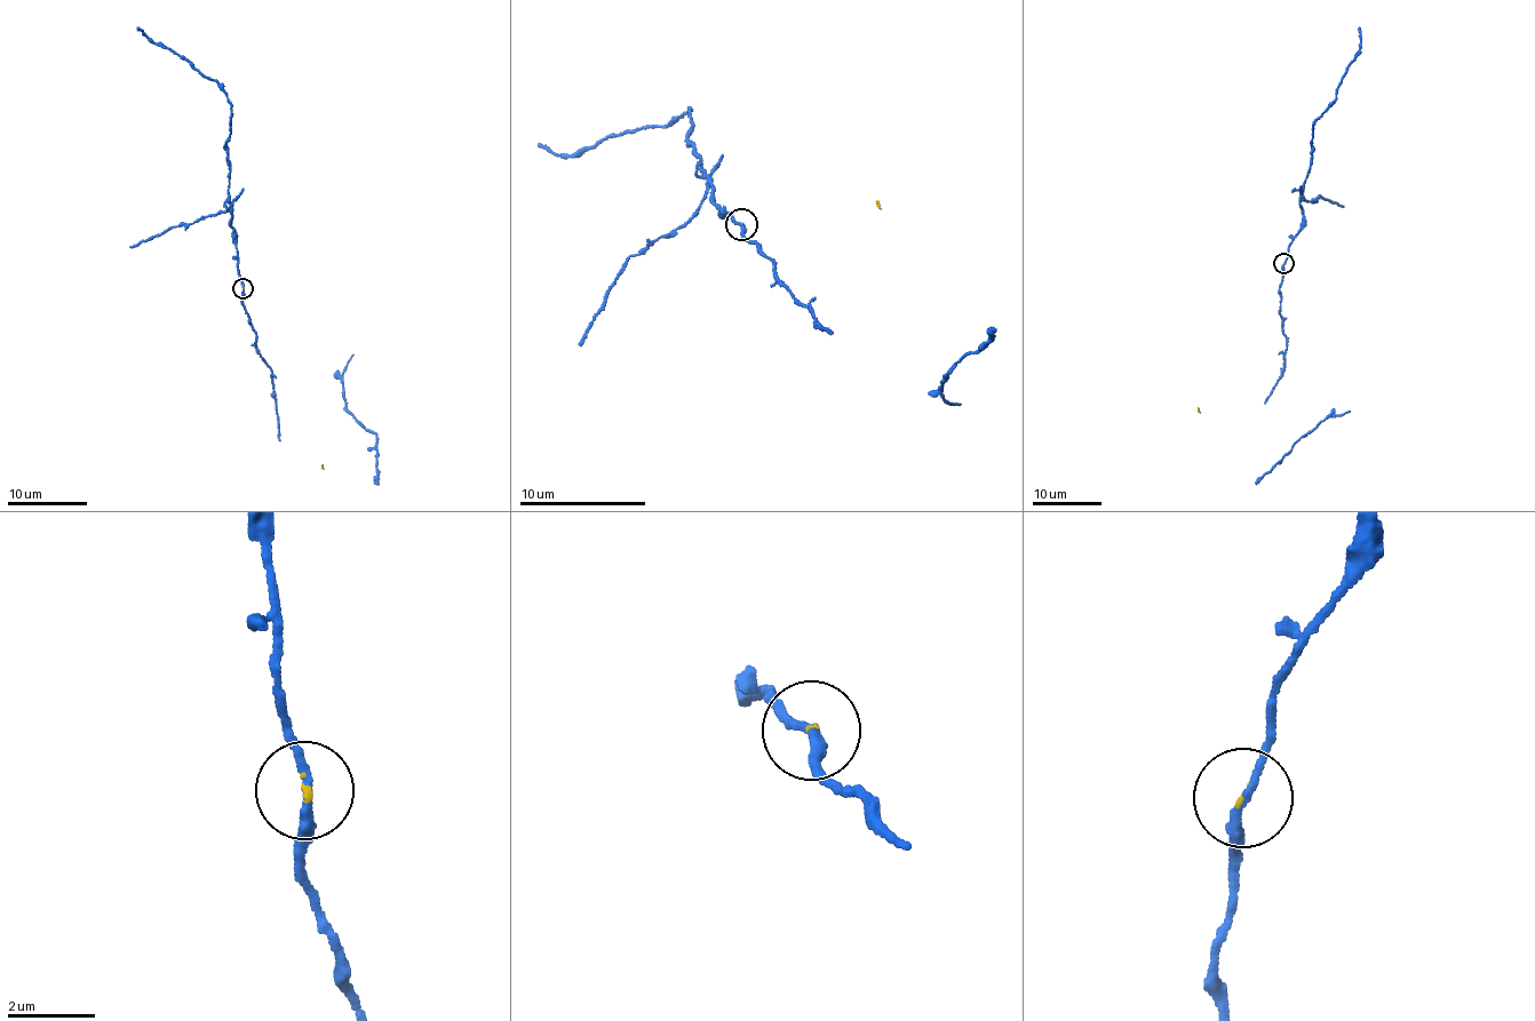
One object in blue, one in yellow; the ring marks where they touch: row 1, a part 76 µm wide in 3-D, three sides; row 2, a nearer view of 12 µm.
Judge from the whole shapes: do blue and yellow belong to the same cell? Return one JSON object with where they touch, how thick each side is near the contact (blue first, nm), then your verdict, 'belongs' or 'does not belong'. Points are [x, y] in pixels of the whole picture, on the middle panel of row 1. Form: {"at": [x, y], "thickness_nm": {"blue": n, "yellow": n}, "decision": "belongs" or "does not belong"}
{"at": [741, 224], "thickness_nm": {"blue": 200, "yellow": 70}, "decision": "does not belong"}

